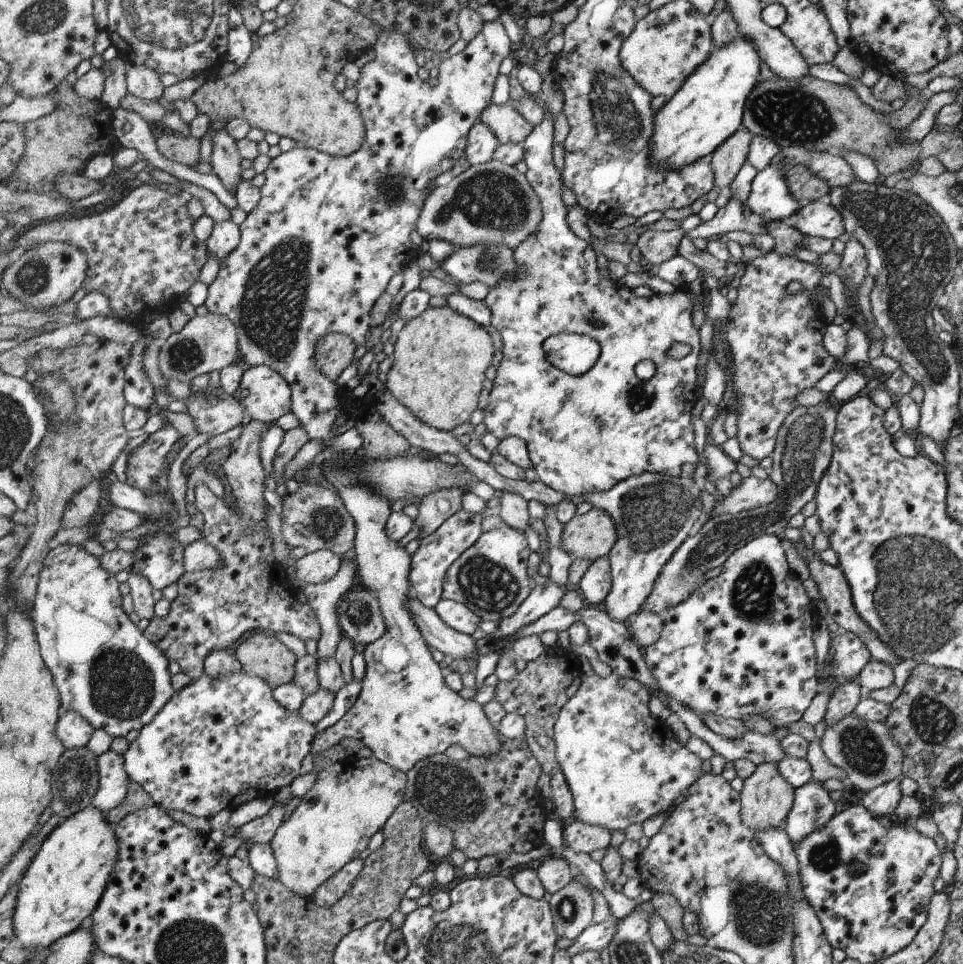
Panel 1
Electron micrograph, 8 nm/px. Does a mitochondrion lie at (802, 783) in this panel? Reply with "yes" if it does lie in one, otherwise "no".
no

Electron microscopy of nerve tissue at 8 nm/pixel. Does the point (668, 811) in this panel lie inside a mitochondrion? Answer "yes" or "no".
no

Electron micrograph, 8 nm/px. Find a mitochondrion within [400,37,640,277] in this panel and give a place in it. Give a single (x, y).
(494, 201)

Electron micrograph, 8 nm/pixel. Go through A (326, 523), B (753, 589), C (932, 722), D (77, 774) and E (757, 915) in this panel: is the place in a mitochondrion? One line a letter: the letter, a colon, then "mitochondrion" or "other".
A: mitochondrion
B: mitochondrion
C: mitochondrion
D: mitochondrion
E: mitochondrion

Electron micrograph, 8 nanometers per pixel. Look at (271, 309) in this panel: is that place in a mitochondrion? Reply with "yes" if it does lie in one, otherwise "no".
yes

